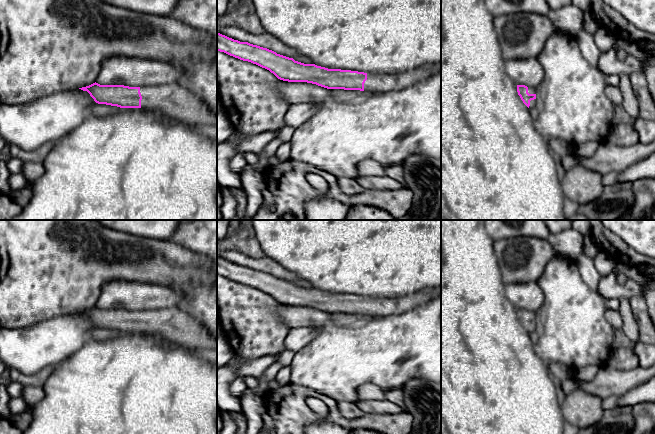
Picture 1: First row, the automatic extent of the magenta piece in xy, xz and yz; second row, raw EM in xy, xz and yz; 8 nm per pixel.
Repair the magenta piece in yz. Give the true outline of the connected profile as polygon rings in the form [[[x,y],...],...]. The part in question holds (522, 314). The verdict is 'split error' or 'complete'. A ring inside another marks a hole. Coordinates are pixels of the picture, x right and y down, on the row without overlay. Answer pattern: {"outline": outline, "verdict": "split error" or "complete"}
{"outline": [[[517,309],[517,316],[523,327],[529,332],[536,331],[536,314],[525,309]]], "verdict": "split error"}

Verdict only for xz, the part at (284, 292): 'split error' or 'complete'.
split error

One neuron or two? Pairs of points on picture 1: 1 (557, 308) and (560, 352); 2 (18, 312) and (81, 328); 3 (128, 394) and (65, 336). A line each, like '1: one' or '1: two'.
1: one
2: two
3: two

